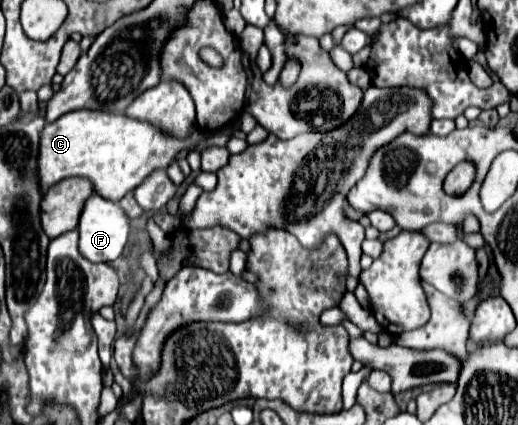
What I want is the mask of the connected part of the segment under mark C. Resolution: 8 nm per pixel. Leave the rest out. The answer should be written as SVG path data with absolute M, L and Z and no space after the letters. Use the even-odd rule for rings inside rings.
M72 111L58 121L44 125L40 133L38 175L40 189L56 185L68 177L84 177L92 183L94 193L108 197L108 201L120 201L126 193L134 191L154 169L166 169L176 153L192 149L202 139L200 131L194 131L188 139L178 141L166 135L158 127L134 121L122 113L96 113L96 111Z

